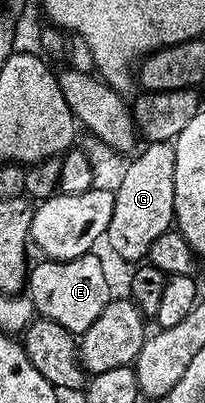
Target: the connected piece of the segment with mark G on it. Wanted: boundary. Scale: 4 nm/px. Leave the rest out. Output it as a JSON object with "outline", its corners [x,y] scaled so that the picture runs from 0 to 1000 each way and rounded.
{"outline":[[[717,355],[707,365],[649,390],[654,400],[639,395],[620,404],[605,447],[580,467],[551,474],[546,551],[527,551],[527,571],[507,588],[512,603],[537,603],[541,620],[585,643],[673,645],[654,650],[707,648],[727,638],[732,613],[776,591],[815,583],[849,556],[859,491],[849,360]]]}

